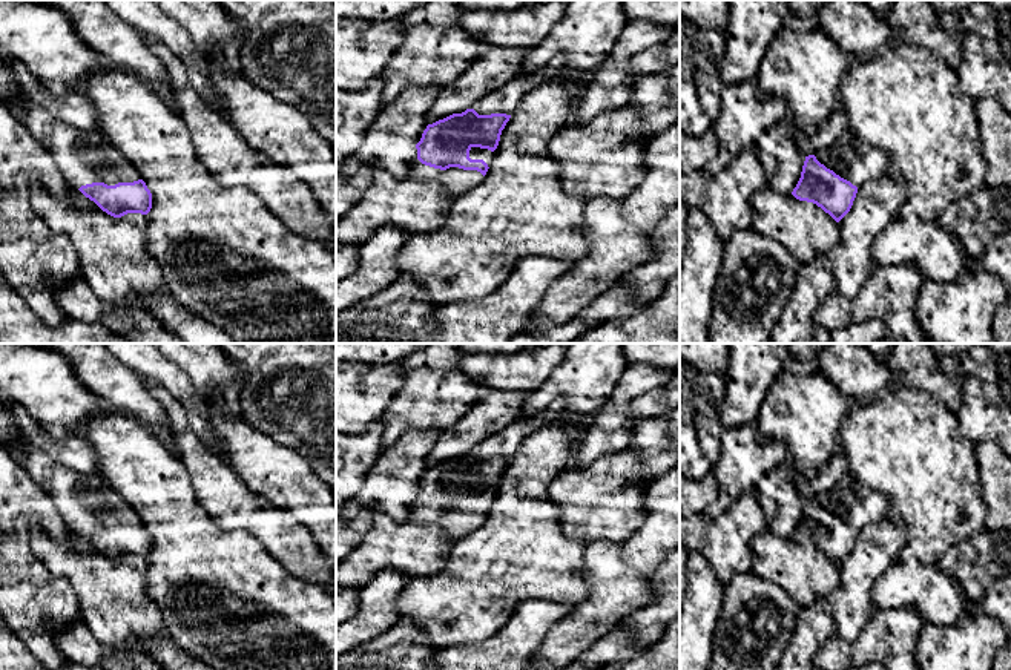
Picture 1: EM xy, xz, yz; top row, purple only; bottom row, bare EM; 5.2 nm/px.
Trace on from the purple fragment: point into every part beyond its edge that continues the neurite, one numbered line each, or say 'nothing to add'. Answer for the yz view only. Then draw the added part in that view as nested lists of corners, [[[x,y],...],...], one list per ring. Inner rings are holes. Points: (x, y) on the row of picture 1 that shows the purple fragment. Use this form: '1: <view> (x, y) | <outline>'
1: yz (852, 158) | [[[850,130],[842,132],[832,144],[816,149],[815,156],[858,189],[890,169],[888,153],[856,138]]]

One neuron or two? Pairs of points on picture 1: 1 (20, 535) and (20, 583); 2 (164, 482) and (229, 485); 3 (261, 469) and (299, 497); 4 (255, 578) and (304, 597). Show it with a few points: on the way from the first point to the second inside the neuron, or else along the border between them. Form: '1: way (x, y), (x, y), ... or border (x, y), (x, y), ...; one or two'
1: way (20, 548), (20, 571); one
2: border (174, 451), (191, 479), (194, 497), (207, 512); two
3: way (270, 469), (290, 488); one
4: way (267, 584), (279, 597), (292, 597); one

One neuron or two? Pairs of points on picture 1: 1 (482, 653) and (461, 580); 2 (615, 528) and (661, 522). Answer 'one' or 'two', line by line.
1: two
2: two

